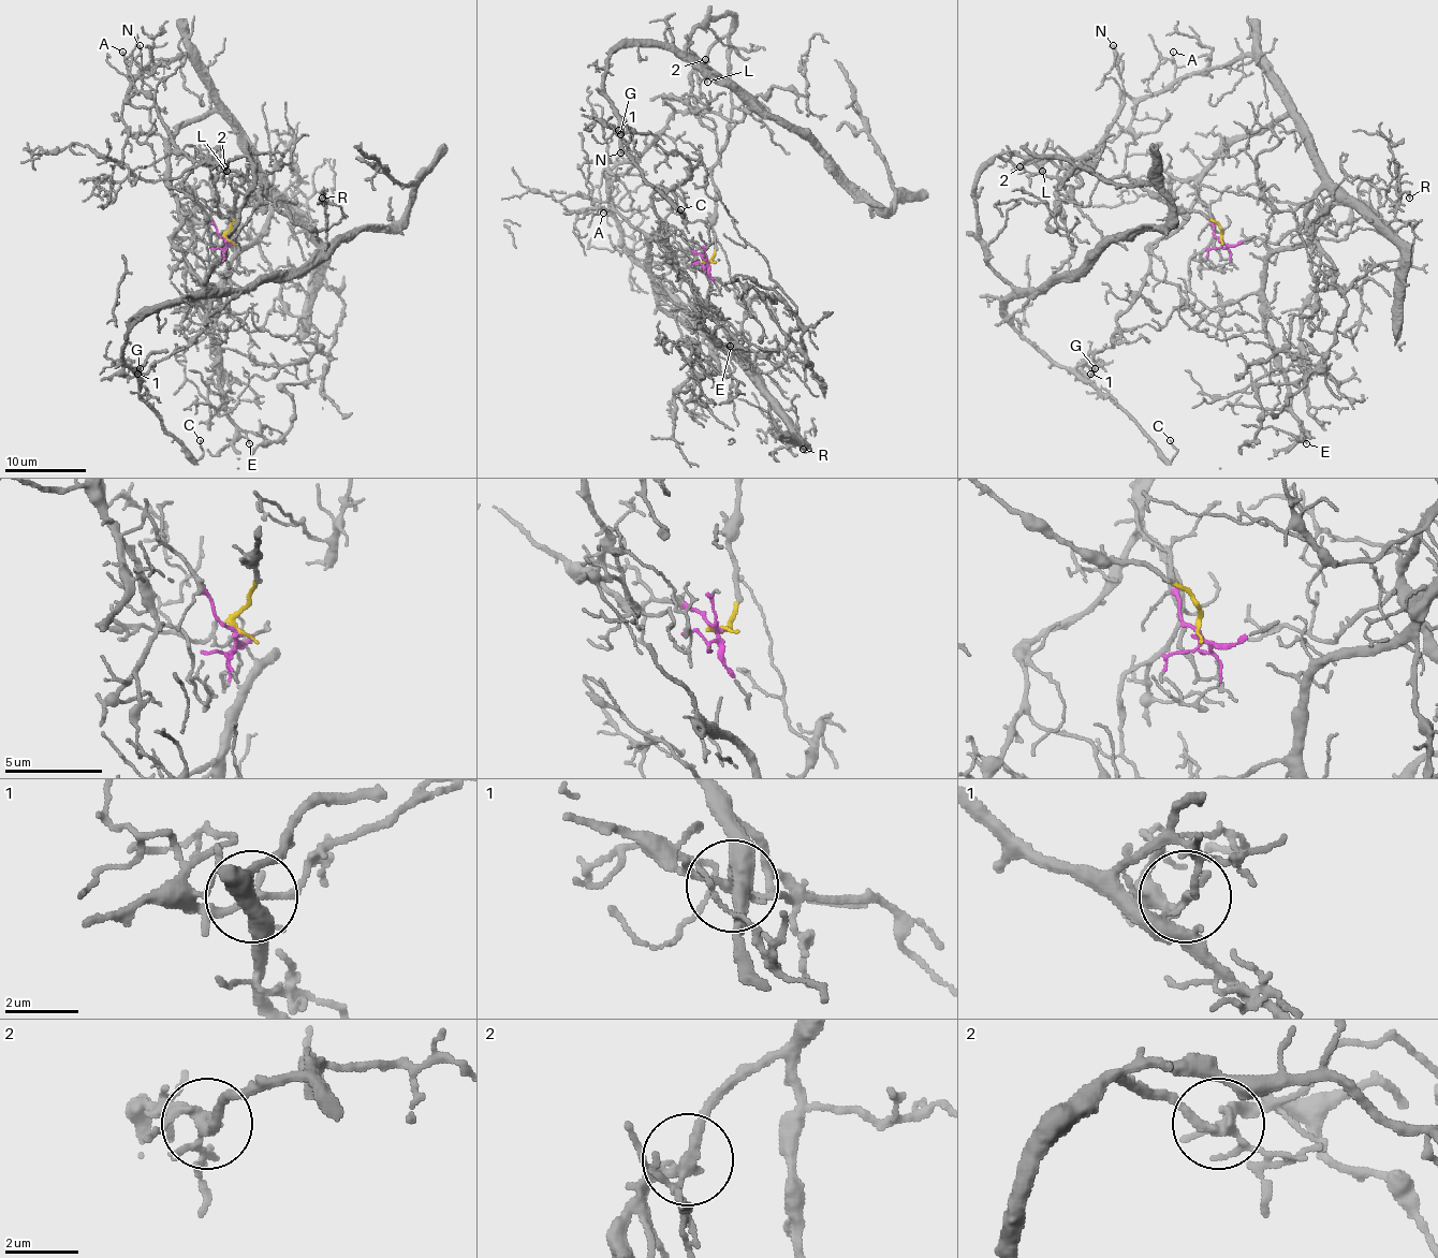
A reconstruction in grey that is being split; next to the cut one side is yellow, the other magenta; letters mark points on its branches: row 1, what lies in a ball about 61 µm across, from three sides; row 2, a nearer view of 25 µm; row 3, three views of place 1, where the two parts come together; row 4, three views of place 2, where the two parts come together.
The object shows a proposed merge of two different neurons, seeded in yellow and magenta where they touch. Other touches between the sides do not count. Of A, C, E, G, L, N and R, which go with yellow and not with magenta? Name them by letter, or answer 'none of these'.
C, G, L

